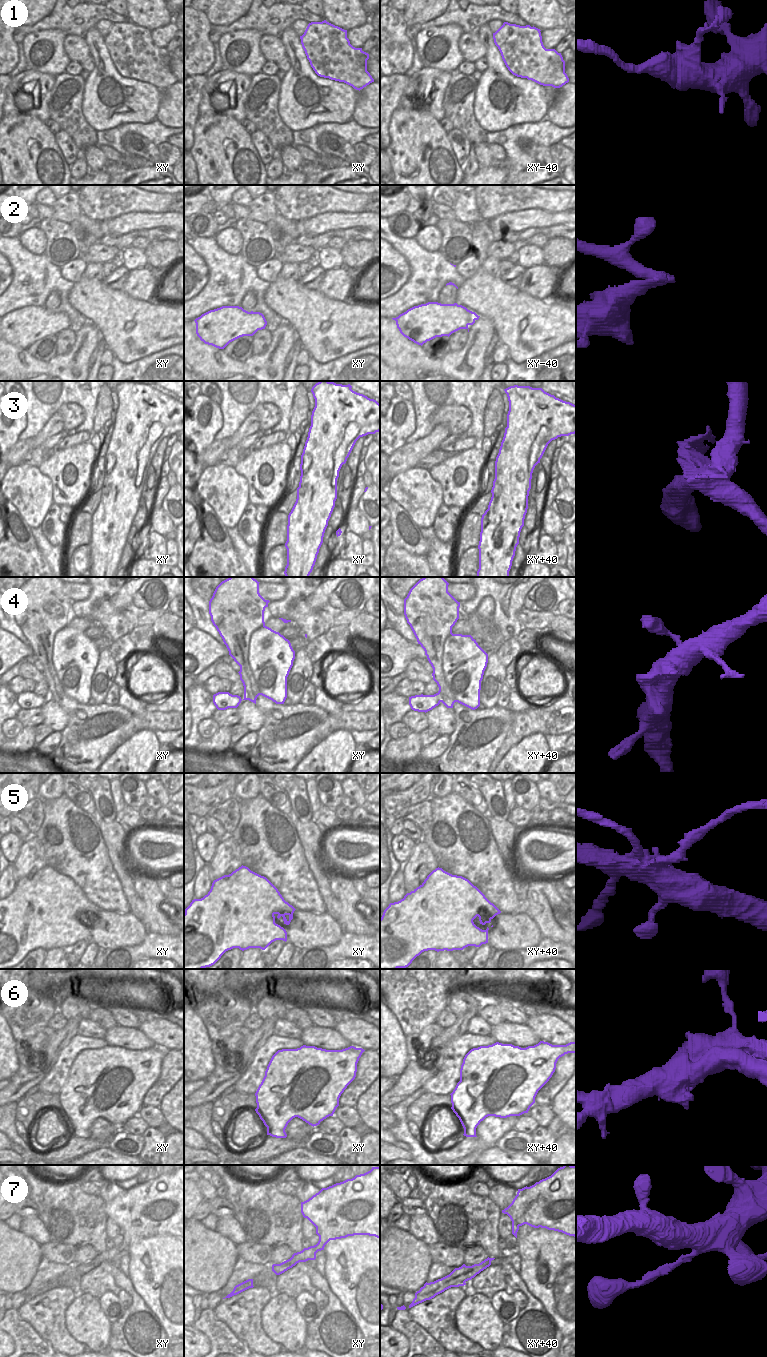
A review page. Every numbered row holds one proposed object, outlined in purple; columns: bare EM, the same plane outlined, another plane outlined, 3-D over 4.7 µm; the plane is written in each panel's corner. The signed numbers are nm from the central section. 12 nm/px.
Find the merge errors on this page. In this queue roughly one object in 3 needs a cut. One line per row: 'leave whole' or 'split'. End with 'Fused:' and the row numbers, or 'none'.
1: split
2: split
3: split
4: split
5: split
6: split
7: leave whole
Fused: 1, 2, 3, 4, 5, 6

